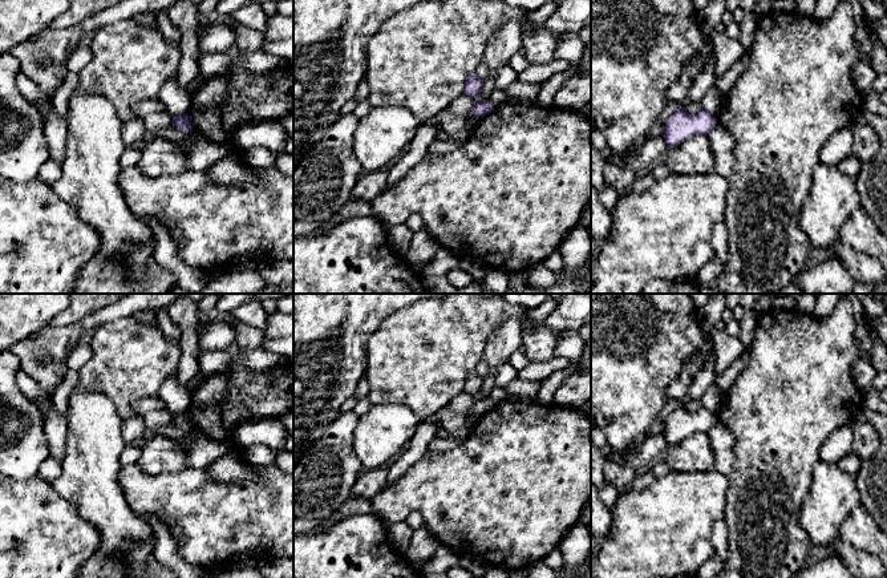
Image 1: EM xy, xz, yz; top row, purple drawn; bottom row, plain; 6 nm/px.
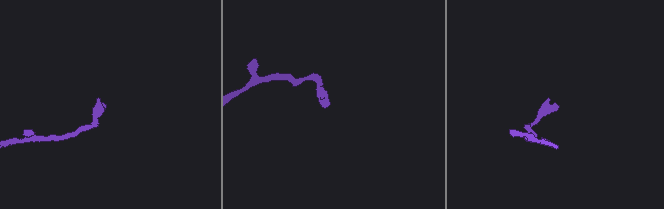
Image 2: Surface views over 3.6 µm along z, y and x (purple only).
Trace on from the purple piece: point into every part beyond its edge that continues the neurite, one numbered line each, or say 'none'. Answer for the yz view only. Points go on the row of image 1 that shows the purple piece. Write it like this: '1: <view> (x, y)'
none

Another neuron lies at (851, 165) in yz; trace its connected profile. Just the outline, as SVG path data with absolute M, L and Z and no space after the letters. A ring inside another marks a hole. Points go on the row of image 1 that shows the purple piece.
M851 154L847 158L845 158L837 167L846 175L850 175L851 178L856 178L856 175L860 171L862 167L860 159Z

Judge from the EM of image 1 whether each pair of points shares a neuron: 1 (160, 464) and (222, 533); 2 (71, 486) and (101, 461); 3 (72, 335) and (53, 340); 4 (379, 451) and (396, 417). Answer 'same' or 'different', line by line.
1: different
2: same
3: same
4: same

